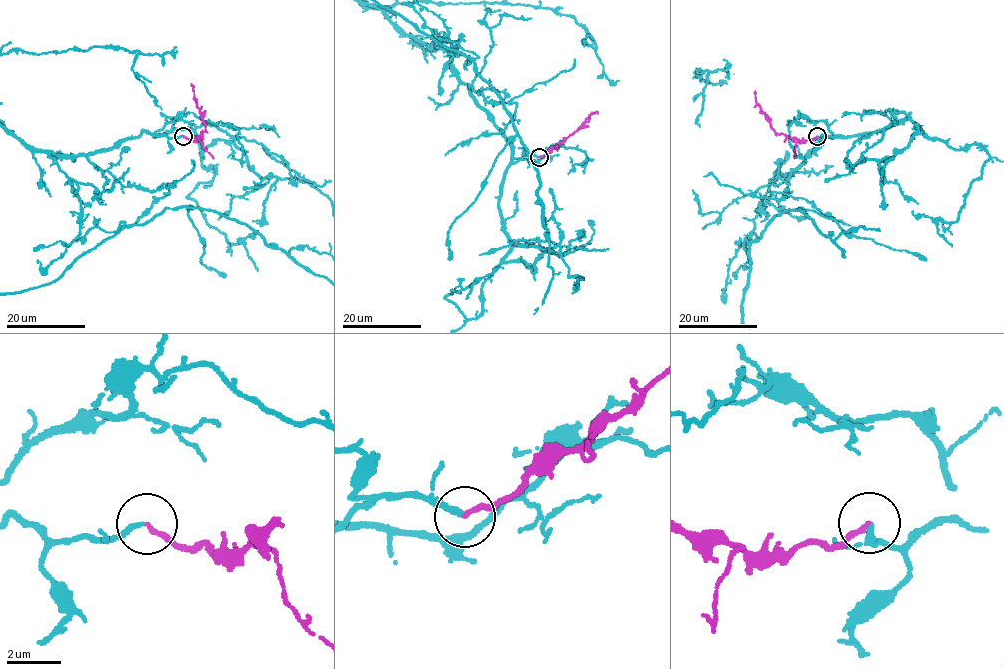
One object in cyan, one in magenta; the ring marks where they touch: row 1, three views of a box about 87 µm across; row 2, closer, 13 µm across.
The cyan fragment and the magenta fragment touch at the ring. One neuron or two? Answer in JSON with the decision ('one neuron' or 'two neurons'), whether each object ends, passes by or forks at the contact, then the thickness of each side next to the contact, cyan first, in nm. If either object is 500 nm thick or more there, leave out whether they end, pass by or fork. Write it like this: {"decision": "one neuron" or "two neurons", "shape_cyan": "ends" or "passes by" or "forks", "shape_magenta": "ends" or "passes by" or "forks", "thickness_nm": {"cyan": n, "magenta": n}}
{"decision": "one neuron", "shape_cyan": "ends", "shape_magenta": "ends", "thickness_nm": {"cyan": 200, "magenta": 160}}

